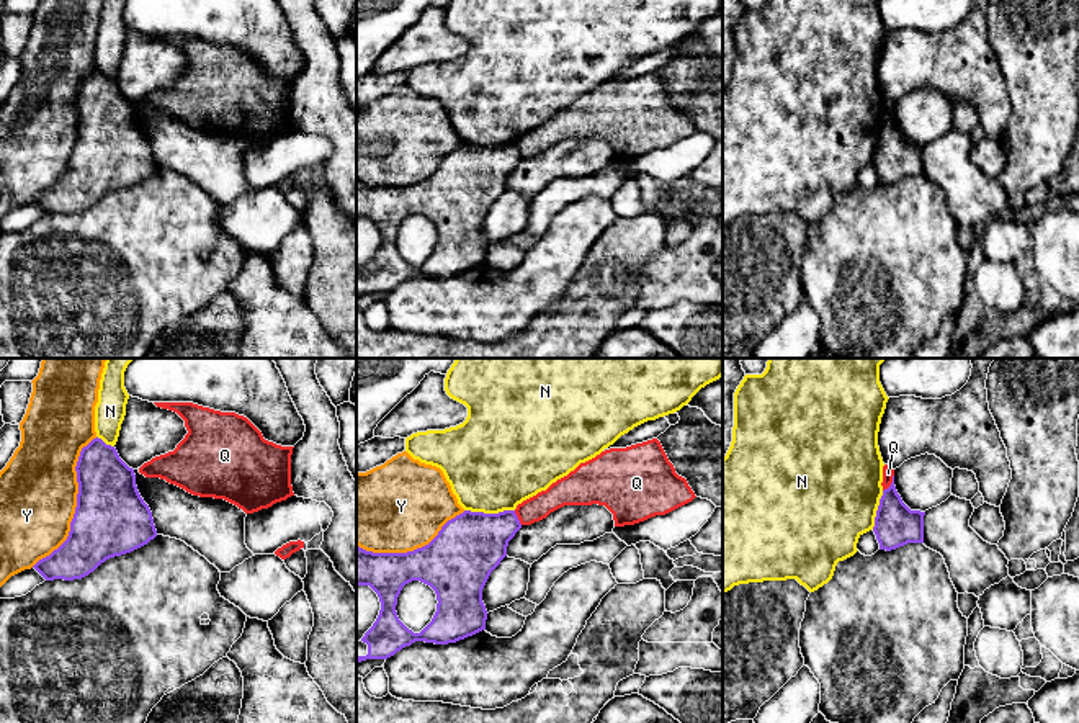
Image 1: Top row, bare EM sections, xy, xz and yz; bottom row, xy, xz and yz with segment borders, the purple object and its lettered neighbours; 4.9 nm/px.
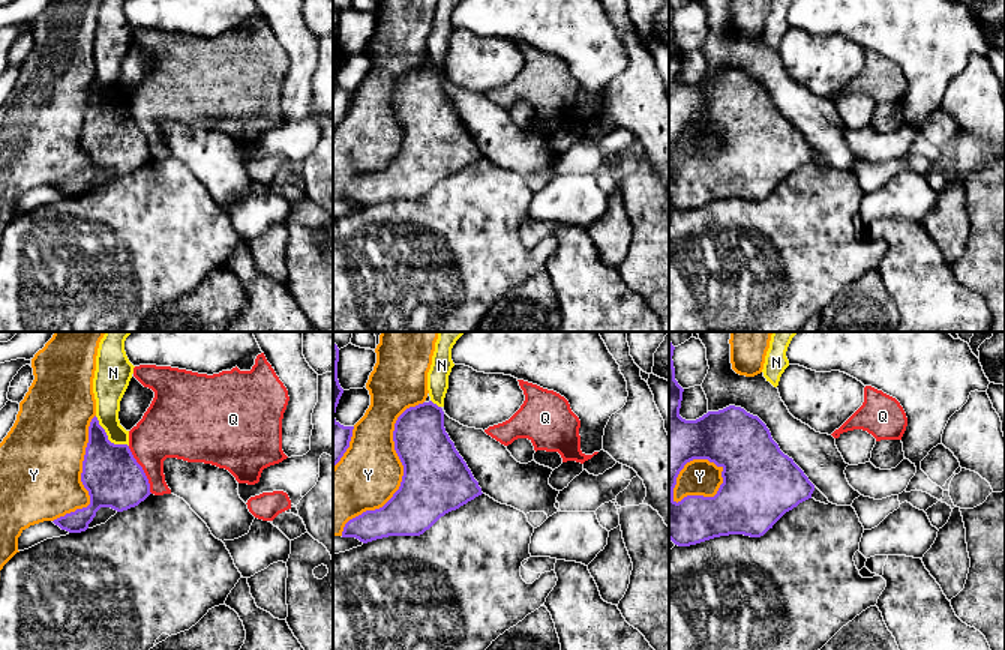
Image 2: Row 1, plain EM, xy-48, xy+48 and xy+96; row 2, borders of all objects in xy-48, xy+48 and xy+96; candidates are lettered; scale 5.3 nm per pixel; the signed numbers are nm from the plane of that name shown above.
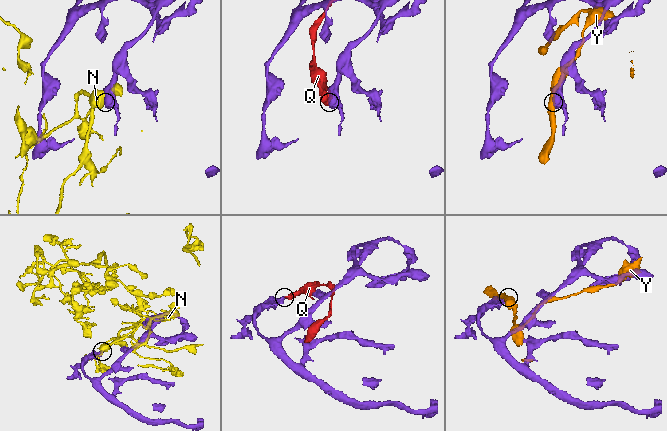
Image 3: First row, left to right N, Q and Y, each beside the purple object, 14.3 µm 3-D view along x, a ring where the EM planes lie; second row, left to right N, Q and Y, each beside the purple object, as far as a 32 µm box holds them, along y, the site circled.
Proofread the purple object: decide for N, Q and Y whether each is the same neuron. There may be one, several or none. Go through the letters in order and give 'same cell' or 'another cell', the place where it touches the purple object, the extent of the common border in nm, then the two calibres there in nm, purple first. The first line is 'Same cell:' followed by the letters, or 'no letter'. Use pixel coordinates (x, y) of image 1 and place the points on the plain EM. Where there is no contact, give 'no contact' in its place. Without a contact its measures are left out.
Same cell: no letter
N: another cell; contact xz (489, 148); length 240 nm; calibres 320 and 480 nm
Q: another cell; contact yz (891, 116); length 100 nm; calibres 200 and 60 nm
Y: another cell; contact xy (77, 138); length 700 nm; calibres 360 and 380 nm

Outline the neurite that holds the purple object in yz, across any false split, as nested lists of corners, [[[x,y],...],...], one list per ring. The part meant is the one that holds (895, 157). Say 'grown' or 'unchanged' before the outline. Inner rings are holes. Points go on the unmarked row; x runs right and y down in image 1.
unchanged; [[[893,116],[883,124],[875,150],[873,165],[880,183],[896,183],[907,177],[924,177],[925,146],[911,144],[901,132]]]

